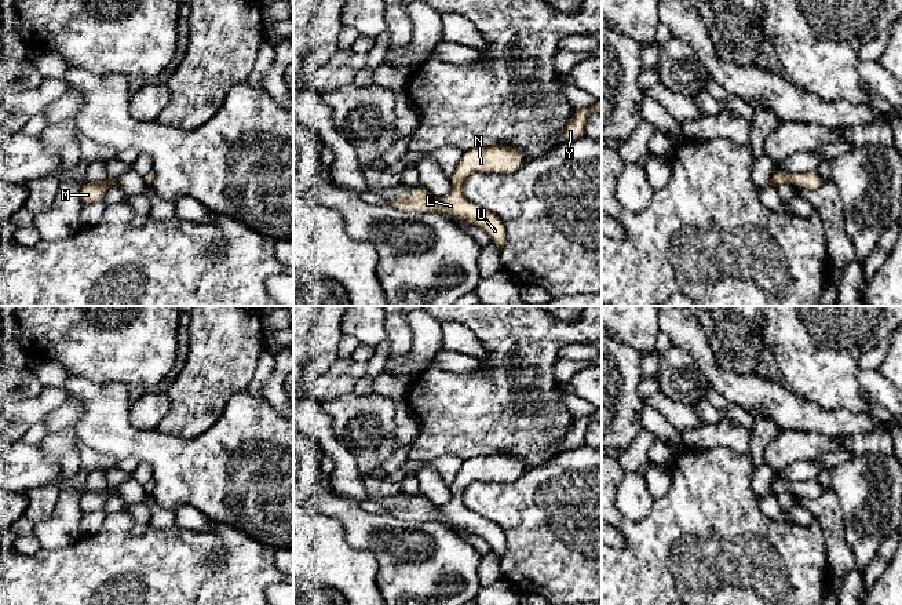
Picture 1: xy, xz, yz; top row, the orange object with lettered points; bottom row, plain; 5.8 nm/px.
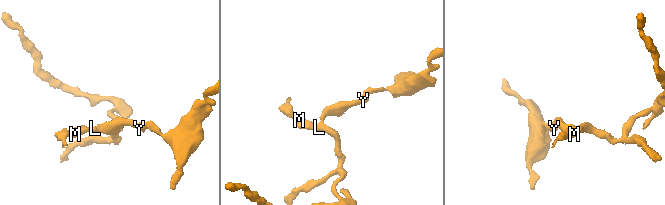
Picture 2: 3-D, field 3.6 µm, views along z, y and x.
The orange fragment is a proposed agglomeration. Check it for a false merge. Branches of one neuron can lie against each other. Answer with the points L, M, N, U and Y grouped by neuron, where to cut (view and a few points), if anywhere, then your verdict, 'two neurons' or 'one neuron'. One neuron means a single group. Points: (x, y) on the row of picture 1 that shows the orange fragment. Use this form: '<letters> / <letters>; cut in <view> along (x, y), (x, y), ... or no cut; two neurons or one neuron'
L M N U Y; no cut; one neuron

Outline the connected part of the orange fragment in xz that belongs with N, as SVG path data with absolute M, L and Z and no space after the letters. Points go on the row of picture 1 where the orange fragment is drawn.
M493 145L465 150L450 179L453 189L448 197L438 200L427 189L416 186L405 197L392 200L388 204L401 211L438 212L467 221L486 232L492 243L503 251L507 241L504 223L493 212L467 200L463 196L463 186L465 179L474 172L507 174L515 171L523 161L523 152L511 145Z

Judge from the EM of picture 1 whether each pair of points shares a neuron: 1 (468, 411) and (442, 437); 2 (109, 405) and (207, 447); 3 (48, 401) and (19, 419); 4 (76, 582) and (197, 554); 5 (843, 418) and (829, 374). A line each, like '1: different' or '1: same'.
1: same
2: same
3: same
4: same
5: different

